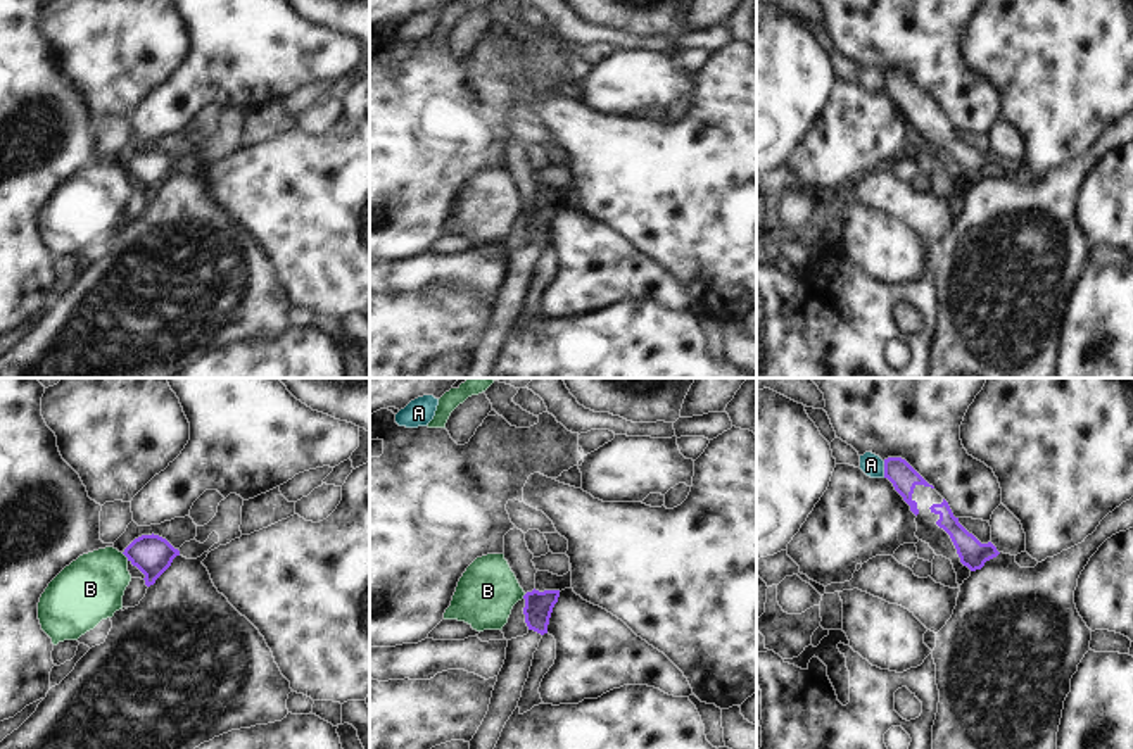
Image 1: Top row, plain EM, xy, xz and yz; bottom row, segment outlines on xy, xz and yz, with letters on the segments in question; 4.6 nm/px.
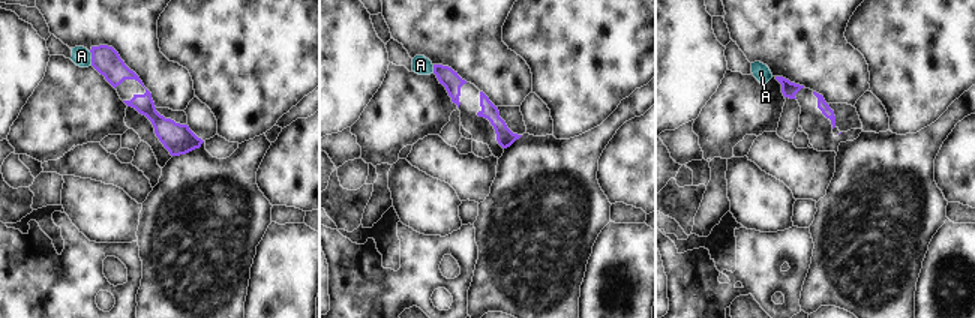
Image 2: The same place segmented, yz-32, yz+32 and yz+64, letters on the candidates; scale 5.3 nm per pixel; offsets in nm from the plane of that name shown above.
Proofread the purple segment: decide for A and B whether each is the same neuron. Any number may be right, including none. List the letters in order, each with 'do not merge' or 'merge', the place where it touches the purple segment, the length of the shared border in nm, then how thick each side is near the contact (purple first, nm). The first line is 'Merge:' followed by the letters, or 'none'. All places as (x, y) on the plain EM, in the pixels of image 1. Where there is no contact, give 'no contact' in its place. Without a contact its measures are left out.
Merge: none
A: do not merge; meets purple in yz at (885, 83); contact 80 nm long; 120 nm thick on the purple side, 100 nm on the other
B: do not merge; meets purple in xy at (125, 168); contact 50 nm long; 190 nm thick on the purple side, 300 nm on the other

